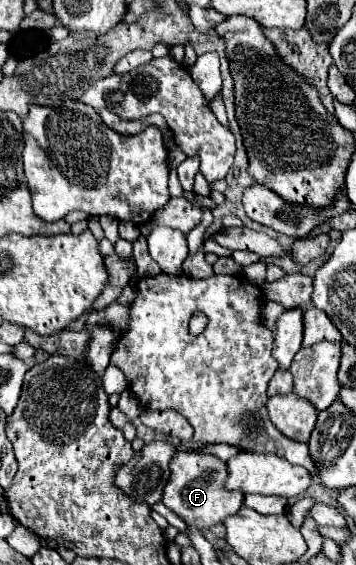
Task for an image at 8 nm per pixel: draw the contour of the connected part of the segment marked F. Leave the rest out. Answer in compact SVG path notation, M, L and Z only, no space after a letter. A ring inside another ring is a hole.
M180 446L176 450L172 462L170 462L170 480L164 486L162 502L170 510L180 514L190 526L194 526L198 530L220 524L226 516L238 514L238 510L240 510L242 502L244 502L242 492L224 488L226 474L228 474L226 462L216 458L214 454L198 452L198 450L190 448L190 446Z

